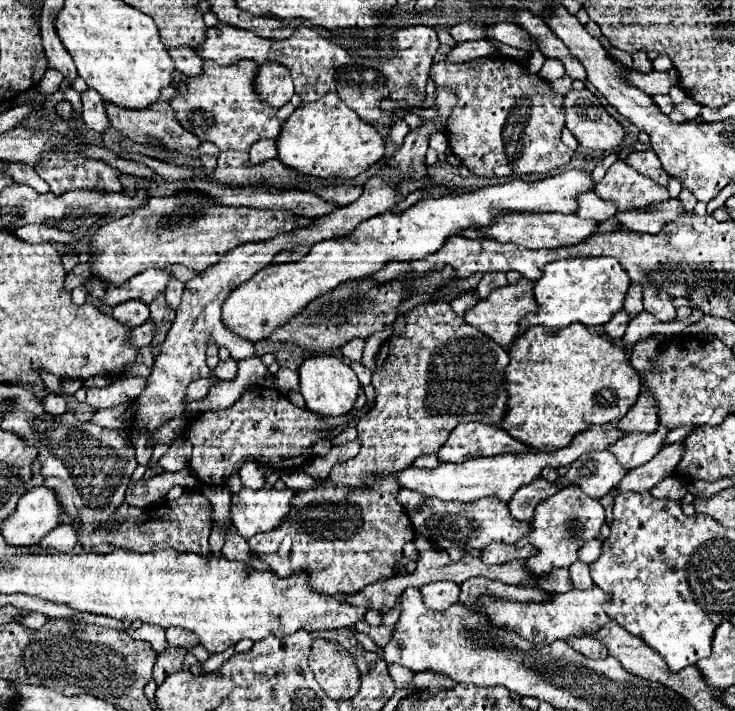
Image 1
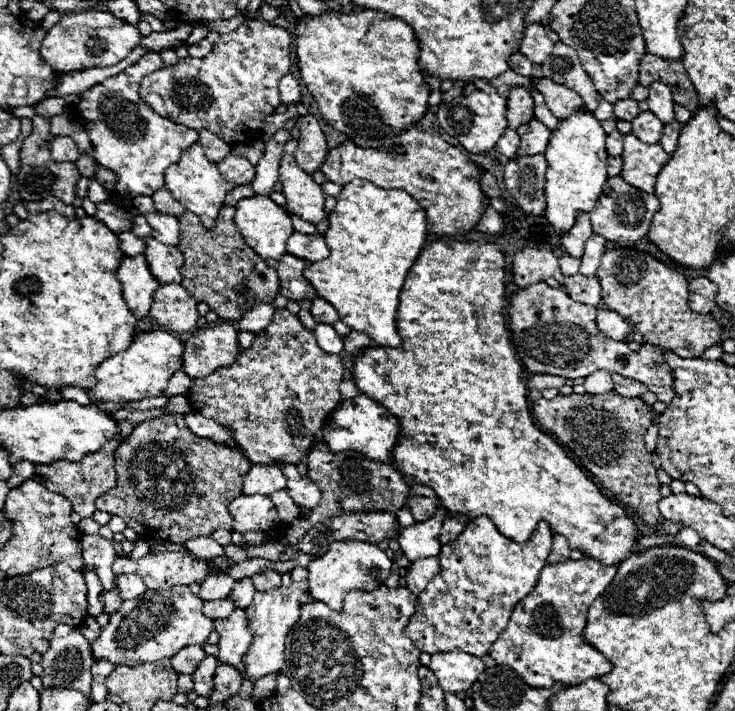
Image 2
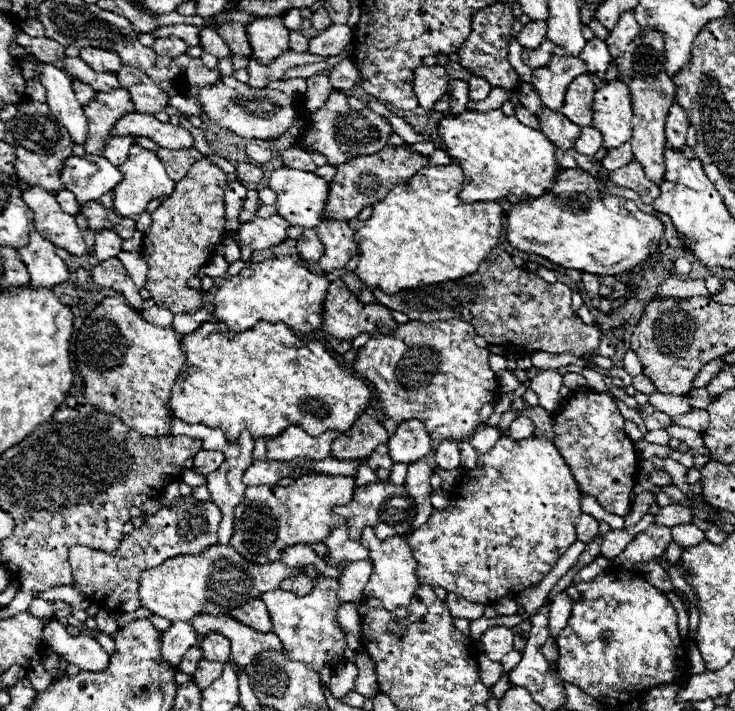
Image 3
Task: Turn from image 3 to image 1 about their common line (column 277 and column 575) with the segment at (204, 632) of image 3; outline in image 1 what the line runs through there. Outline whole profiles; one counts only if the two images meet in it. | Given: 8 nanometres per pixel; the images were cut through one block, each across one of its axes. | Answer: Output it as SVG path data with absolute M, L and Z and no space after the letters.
M590 636L568 638L568 644L572 648L576 648L576 652L580 652L580 654L584 654L584 656L590 659L602 659L604 656L608 656L606 646L600 644L598 640L594 640L594 638L590 638Z

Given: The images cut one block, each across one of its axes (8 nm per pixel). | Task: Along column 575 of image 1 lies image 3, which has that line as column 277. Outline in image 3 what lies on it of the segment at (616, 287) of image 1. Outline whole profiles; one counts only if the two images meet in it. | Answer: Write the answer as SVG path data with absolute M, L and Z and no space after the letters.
M272 258L258 264L246 264L238 276L232 276L218 288L214 298L214 318L232 332L250 330L256 322L286 324L296 332L310 332L320 328L320 308L328 290L328 280L316 272L306 270L292 258Z

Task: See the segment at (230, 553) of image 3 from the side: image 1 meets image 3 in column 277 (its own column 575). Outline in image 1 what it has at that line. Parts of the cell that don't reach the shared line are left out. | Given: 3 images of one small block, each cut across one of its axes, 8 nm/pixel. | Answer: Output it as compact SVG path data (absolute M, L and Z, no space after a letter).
M576 562L576 564L572 564L572 568L568 568L568 572L570 572L570 580L576 590L592 590L594 588L588 564Z

